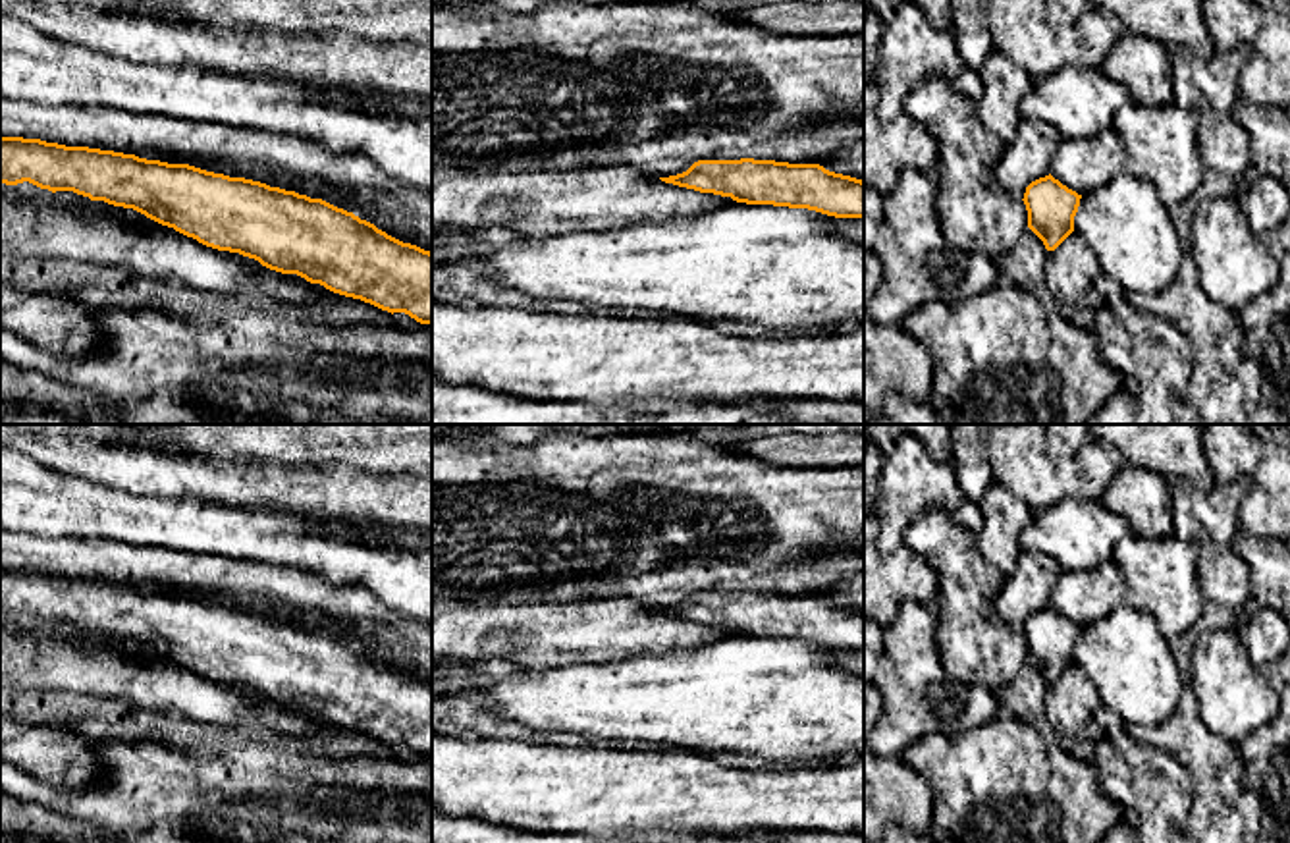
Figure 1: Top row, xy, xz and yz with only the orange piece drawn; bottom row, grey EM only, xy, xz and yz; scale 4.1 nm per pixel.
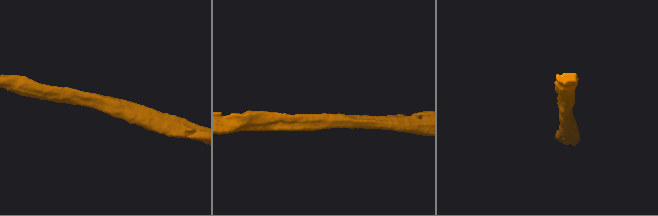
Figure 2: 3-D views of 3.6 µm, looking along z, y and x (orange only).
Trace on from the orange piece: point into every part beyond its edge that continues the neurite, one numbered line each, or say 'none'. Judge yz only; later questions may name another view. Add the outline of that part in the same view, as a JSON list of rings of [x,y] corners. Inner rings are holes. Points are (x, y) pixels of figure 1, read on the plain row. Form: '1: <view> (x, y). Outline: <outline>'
none

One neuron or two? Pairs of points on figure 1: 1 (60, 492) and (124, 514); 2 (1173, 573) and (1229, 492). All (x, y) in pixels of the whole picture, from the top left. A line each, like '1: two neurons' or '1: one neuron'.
1: one neuron
2: two neurons

